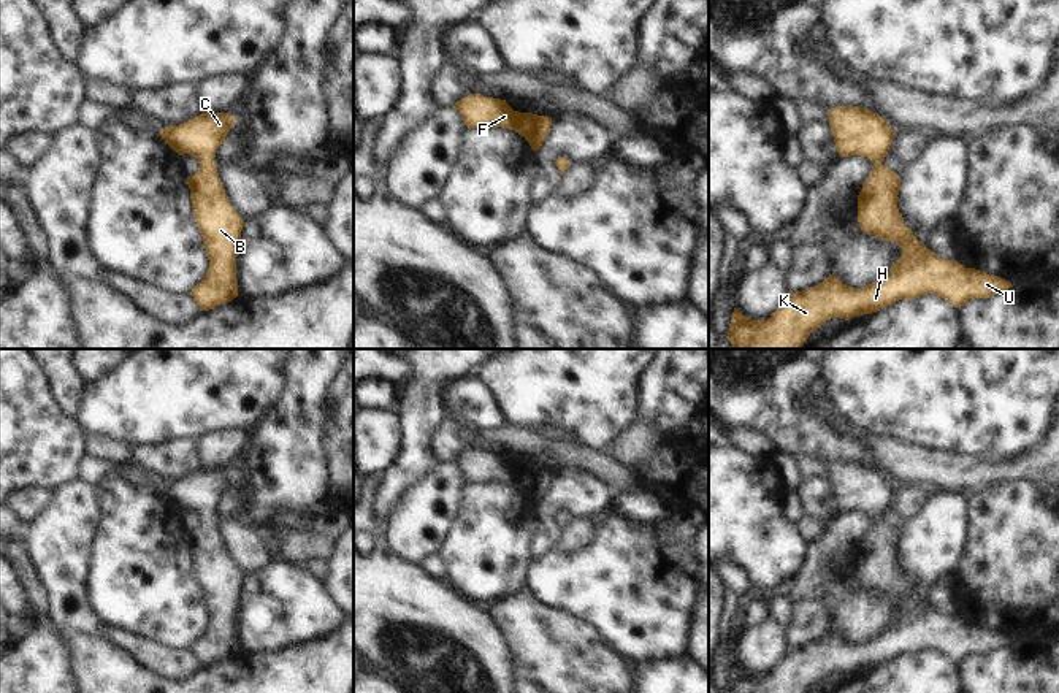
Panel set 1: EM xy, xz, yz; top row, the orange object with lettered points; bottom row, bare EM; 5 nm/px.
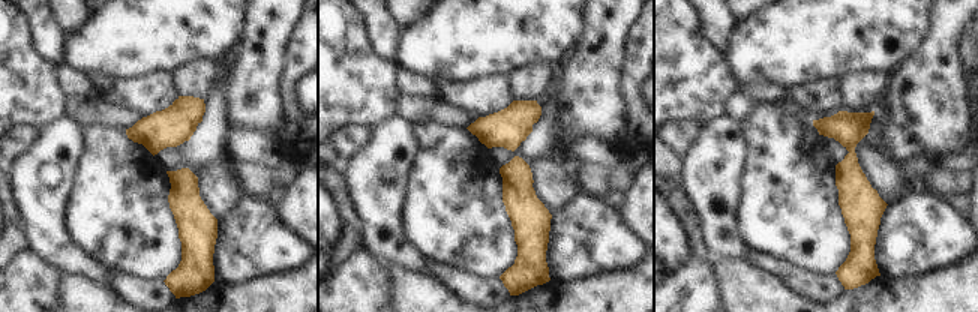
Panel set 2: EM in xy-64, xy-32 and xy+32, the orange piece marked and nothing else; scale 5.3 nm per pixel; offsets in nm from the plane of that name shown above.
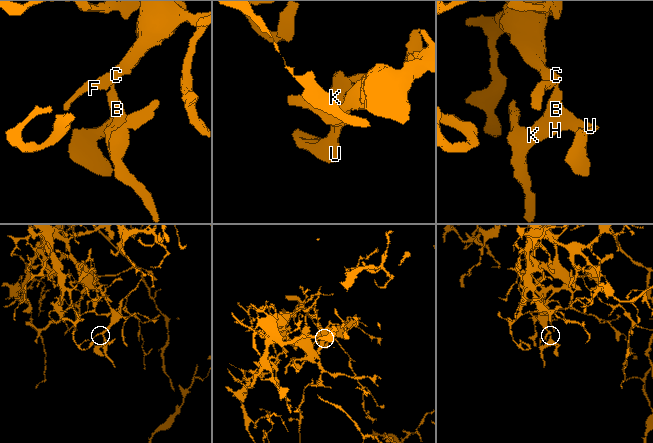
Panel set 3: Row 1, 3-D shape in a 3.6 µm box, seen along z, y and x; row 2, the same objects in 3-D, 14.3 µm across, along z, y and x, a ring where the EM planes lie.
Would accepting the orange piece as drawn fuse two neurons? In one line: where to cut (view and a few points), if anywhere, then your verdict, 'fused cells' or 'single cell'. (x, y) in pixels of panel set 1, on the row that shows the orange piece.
no cut | single cell

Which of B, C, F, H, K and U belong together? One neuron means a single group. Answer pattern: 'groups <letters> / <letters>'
groups B C F H K U

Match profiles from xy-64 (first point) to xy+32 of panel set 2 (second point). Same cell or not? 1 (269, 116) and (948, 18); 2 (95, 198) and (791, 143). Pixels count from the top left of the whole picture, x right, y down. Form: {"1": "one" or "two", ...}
{"1": "one", "2": "one"}

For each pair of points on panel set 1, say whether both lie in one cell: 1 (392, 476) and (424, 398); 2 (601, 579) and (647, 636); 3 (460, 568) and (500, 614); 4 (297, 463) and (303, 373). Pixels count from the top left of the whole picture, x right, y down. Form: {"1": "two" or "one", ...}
{"1": "one", "2": "one", "3": "two", "4": "one"}

